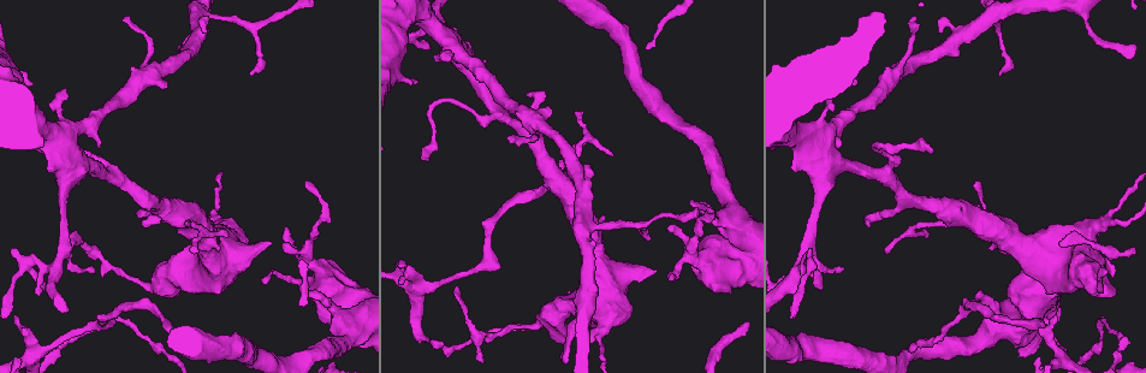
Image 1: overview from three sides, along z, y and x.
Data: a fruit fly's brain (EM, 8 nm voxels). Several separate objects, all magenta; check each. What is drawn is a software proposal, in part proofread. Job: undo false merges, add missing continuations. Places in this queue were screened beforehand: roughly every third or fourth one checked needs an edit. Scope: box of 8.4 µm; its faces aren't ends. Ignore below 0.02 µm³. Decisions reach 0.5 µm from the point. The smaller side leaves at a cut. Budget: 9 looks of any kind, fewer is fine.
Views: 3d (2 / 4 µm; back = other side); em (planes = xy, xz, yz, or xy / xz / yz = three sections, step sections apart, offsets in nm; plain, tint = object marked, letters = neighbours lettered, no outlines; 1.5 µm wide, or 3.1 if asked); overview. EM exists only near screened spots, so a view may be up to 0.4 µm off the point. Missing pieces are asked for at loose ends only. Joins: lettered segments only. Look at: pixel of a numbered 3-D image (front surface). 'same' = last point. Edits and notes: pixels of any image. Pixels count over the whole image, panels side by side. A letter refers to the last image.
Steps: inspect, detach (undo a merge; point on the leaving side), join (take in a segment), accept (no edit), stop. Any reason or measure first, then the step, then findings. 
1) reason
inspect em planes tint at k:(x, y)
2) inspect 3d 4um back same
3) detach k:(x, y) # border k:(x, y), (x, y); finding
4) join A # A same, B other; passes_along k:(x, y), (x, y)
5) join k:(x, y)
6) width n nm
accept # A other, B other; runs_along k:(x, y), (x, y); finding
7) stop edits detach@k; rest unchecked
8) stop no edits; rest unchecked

an open end
inspect 3d 2um back at 1:(666, 229)

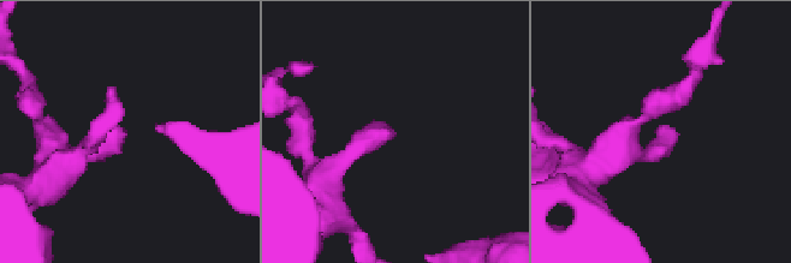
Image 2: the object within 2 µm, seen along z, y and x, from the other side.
now the EM
inspect em xy step 8 tint at 2:(391, 137)

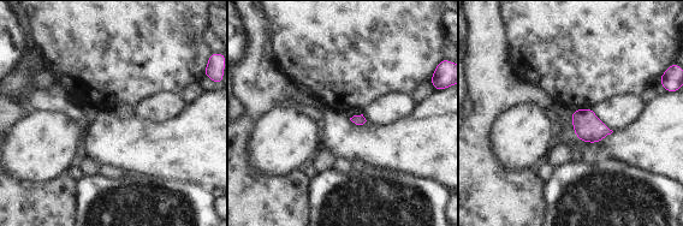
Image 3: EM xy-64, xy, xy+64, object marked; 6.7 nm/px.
inspect em planes letters same

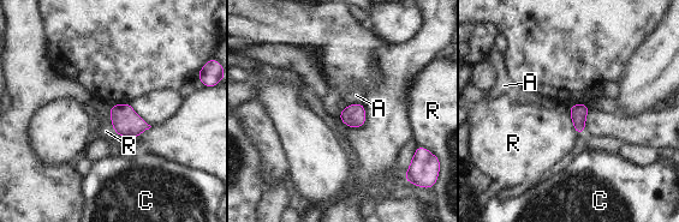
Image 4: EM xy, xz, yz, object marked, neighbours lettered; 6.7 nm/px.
accept # A other, C other, R other; border 4:(108, 107), (112, 128), (118, 136); no lettered segment goes on from it

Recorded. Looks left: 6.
thick end
inspect 3d 2um at 1:(793, 169)

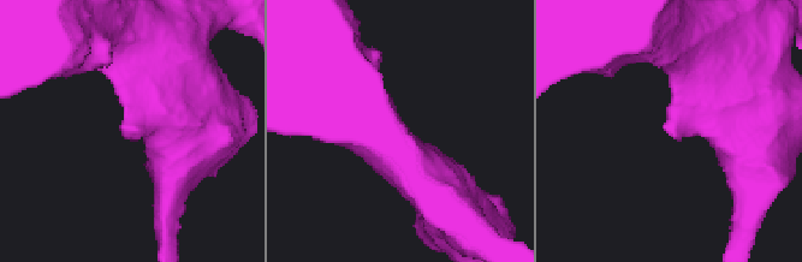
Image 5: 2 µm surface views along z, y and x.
inspect em xz step 8 letters at 5:(673, 132)

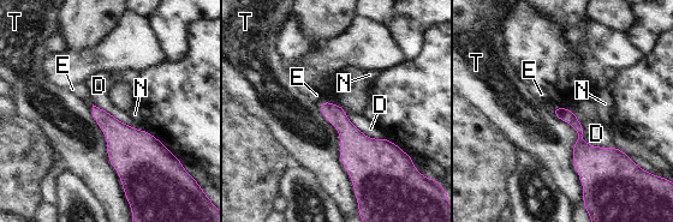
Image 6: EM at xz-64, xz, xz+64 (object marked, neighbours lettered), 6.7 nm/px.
cut it another way
inspect em planes letters same

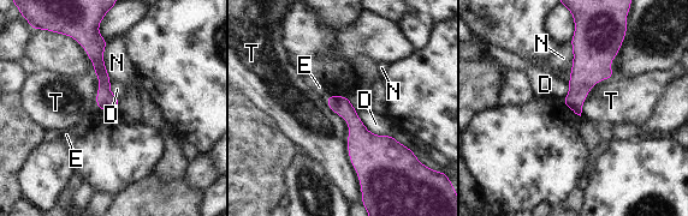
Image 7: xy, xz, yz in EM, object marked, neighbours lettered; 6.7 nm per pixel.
longest_contact T 650 nm
accept # D other, E other, N other, T other; no lettered segment goes on from it

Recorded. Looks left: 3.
thin end
inspect em yz step 8 letters at 1:(63, 90)

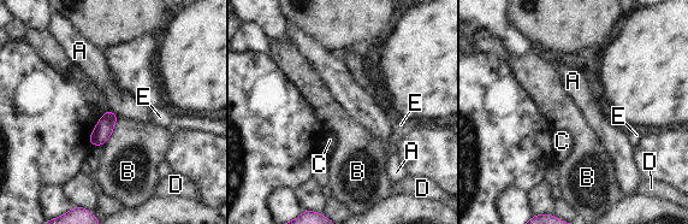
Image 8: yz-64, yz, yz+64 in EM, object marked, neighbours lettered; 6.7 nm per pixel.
inspect em planes letters same

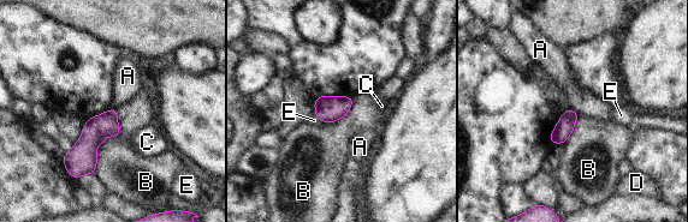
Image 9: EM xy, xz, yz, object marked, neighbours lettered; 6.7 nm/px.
accept # A other, B other, C other, D other, E other; border 9:(569, 107), (581, 115); no lettered segment goes on from it

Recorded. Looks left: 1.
stop no edits; rest unchecked

